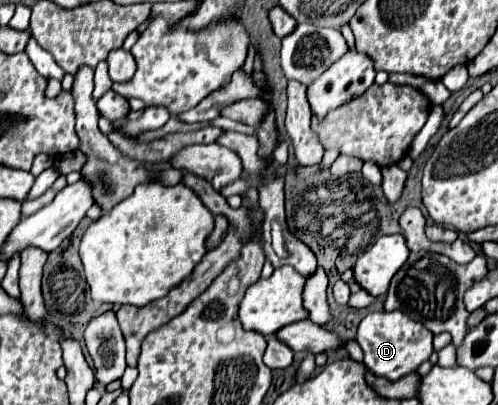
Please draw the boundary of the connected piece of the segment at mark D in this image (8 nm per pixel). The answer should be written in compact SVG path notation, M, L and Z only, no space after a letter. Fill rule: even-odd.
M371 312L367 314L357 330L357 342L363 348L365 354L365 366L385 380L399 380L405 374L411 374L417 370L417 366L425 360L429 360L433 352L433 334L421 326L419 322L407 318L403 312Z

